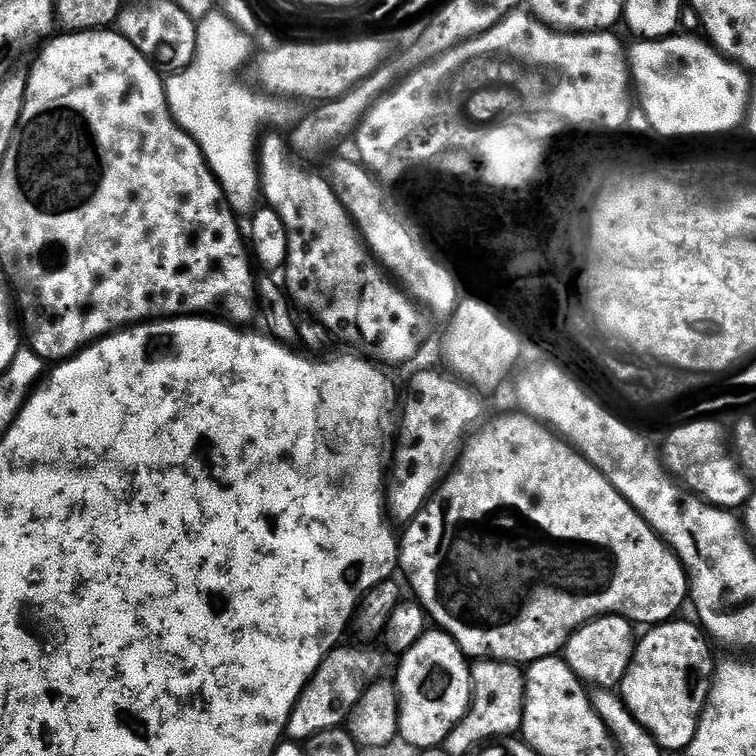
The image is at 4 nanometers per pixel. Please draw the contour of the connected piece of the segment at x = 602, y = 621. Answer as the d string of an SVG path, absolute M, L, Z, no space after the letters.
M599 616L572 633L562 649L563 659L567 660L570 670L585 685L596 690L615 689L623 682L632 656L636 653L638 636L632 631L632 621L624 616Z

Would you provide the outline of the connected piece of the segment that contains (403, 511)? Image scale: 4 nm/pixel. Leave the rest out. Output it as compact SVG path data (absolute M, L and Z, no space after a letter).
M420 372L412 380L412 397L404 408L404 421L400 424L400 437L396 440L396 461L393 464L391 461L390 475L386 480L386 508L391 519L397 525L400 523L400 526L408 525L432 499L433 492L455 468L470 436L468 427L476 416L476 408L472 405L473 389L465 386L459 379L448 376L443 376L440 372Z

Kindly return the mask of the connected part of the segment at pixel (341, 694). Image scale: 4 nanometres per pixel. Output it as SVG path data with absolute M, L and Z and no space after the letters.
M348 643L332 649L302 690L288 719L286 736L289 741L306 742L314 734L322 734L322 730L341 727L362 694L383 677L380 675L384 672L385 653L379 647L367 648L364 644Z

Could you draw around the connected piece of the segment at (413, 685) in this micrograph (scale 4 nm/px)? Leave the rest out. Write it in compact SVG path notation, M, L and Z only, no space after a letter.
M443 630L425 632L408 652L399 657L400 669L396 672L394 687L400 702L400 731L399 739L405 740L410 746L425 749L439 749L444 739L453 732L460 719L468 713L472 705L472 669L469 657L454 642L454 638Z

